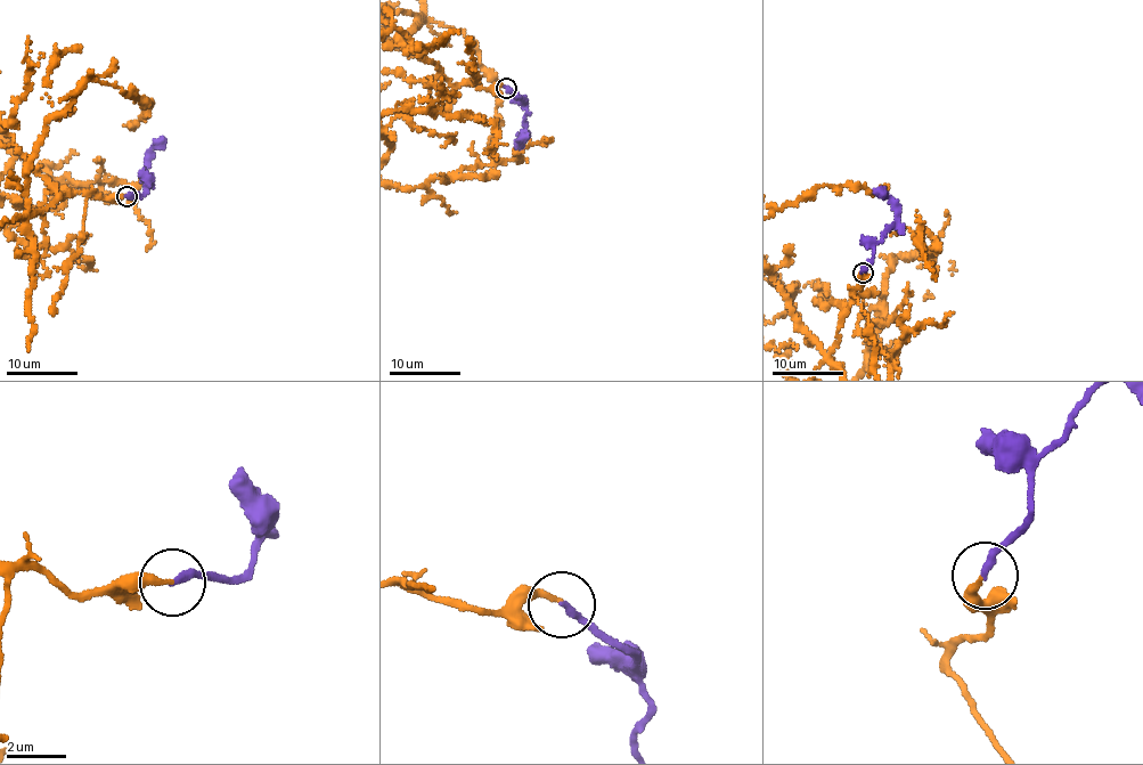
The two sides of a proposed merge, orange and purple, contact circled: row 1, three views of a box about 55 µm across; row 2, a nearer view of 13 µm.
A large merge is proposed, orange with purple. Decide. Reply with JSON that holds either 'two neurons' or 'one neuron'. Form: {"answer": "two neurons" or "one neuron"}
{"answer": "one neuron"}

